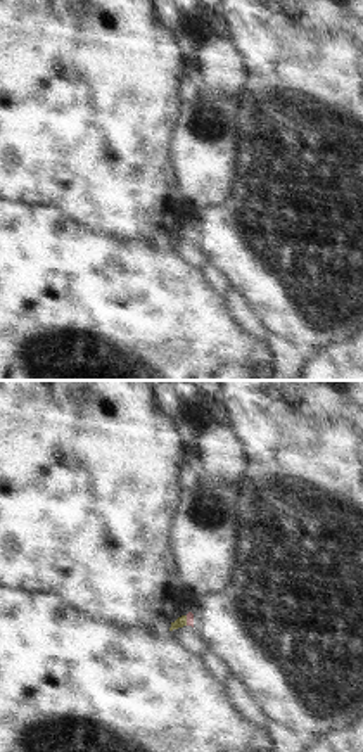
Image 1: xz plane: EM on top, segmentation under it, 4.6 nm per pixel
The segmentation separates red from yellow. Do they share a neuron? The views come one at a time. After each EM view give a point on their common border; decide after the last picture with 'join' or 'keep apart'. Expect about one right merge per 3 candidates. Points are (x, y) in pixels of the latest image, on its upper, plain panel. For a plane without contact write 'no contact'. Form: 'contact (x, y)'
contact (187, 234)

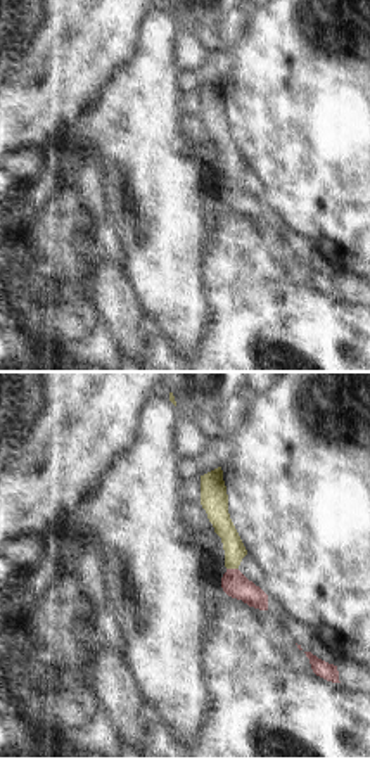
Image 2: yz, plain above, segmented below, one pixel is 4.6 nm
contact (232, 182)

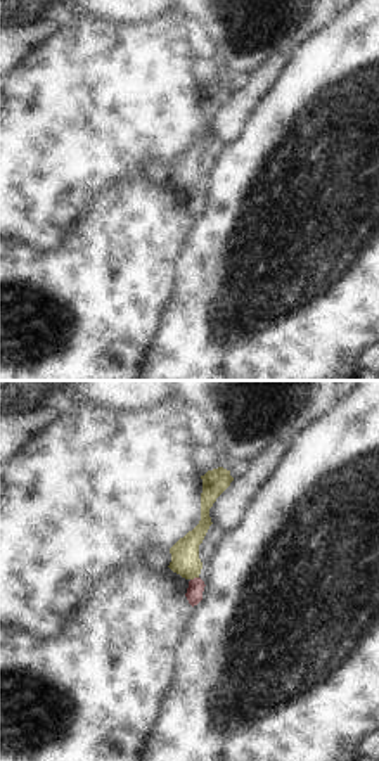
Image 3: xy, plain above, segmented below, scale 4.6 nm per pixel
contact (194, 191)

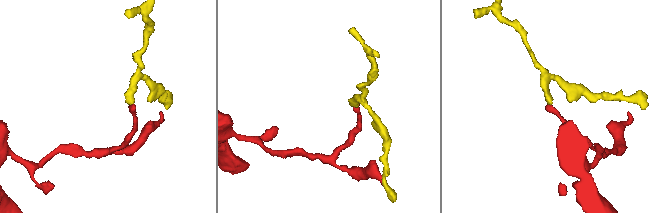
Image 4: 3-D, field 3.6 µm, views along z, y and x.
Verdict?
keep apart

